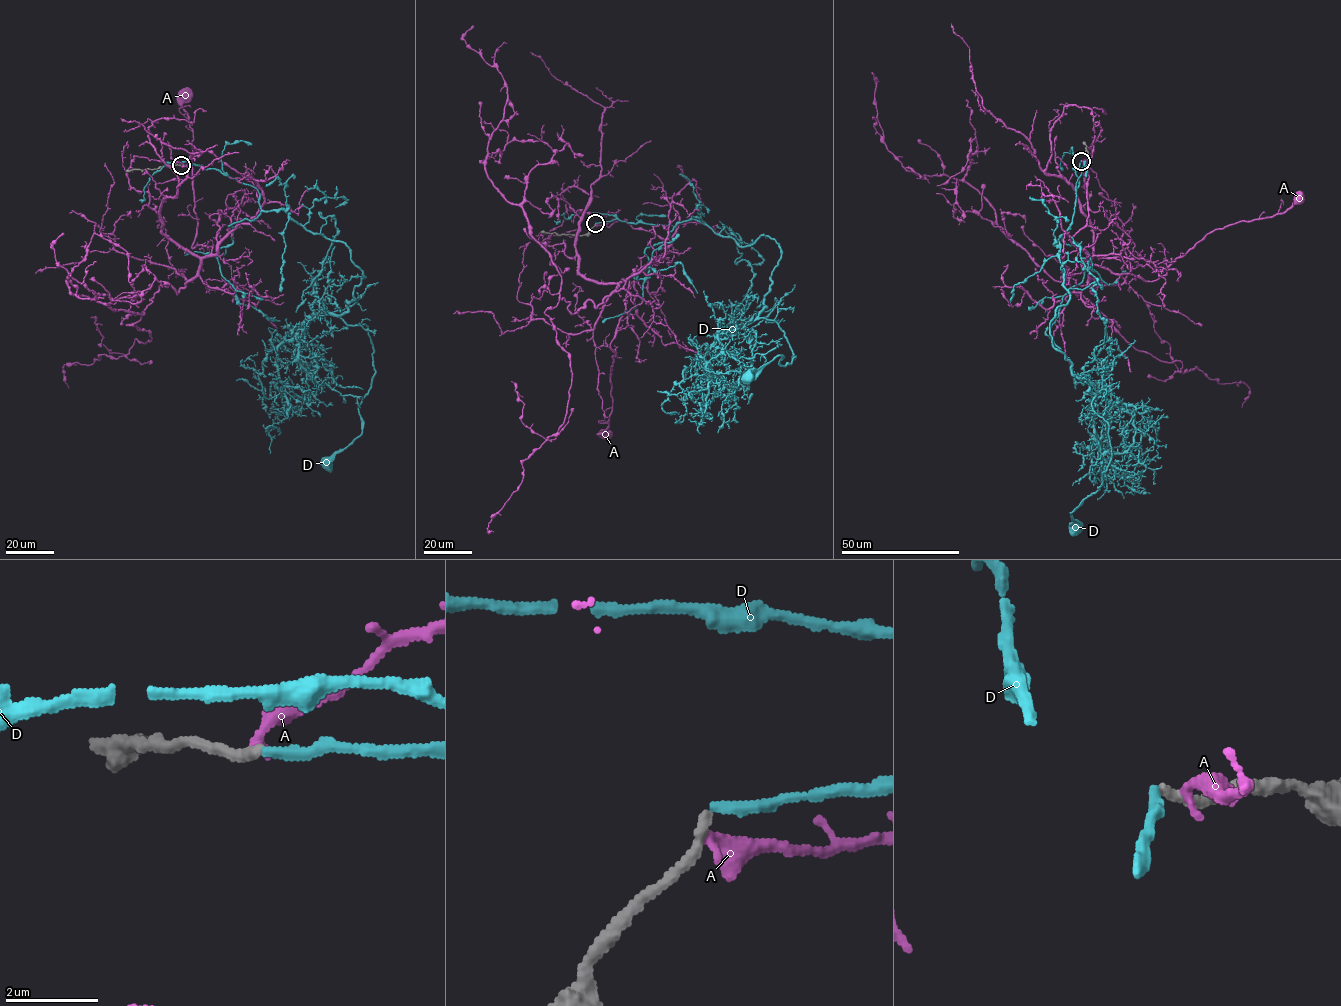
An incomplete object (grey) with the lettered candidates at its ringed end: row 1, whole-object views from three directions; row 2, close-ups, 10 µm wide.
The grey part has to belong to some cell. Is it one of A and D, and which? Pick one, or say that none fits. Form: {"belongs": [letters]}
{"belongs": ["D"]}

